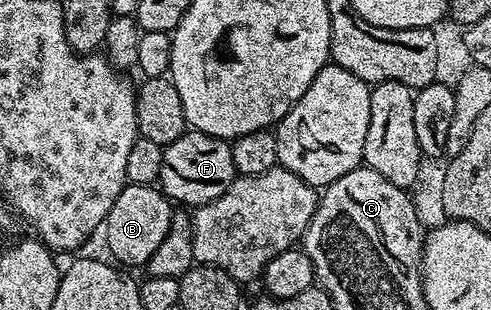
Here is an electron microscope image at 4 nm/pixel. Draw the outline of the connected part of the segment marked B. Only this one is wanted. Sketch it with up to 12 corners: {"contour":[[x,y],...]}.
{"contour":[[128,183],[102,228],[111,258],[143,268],[172,228],[159,186]]}

